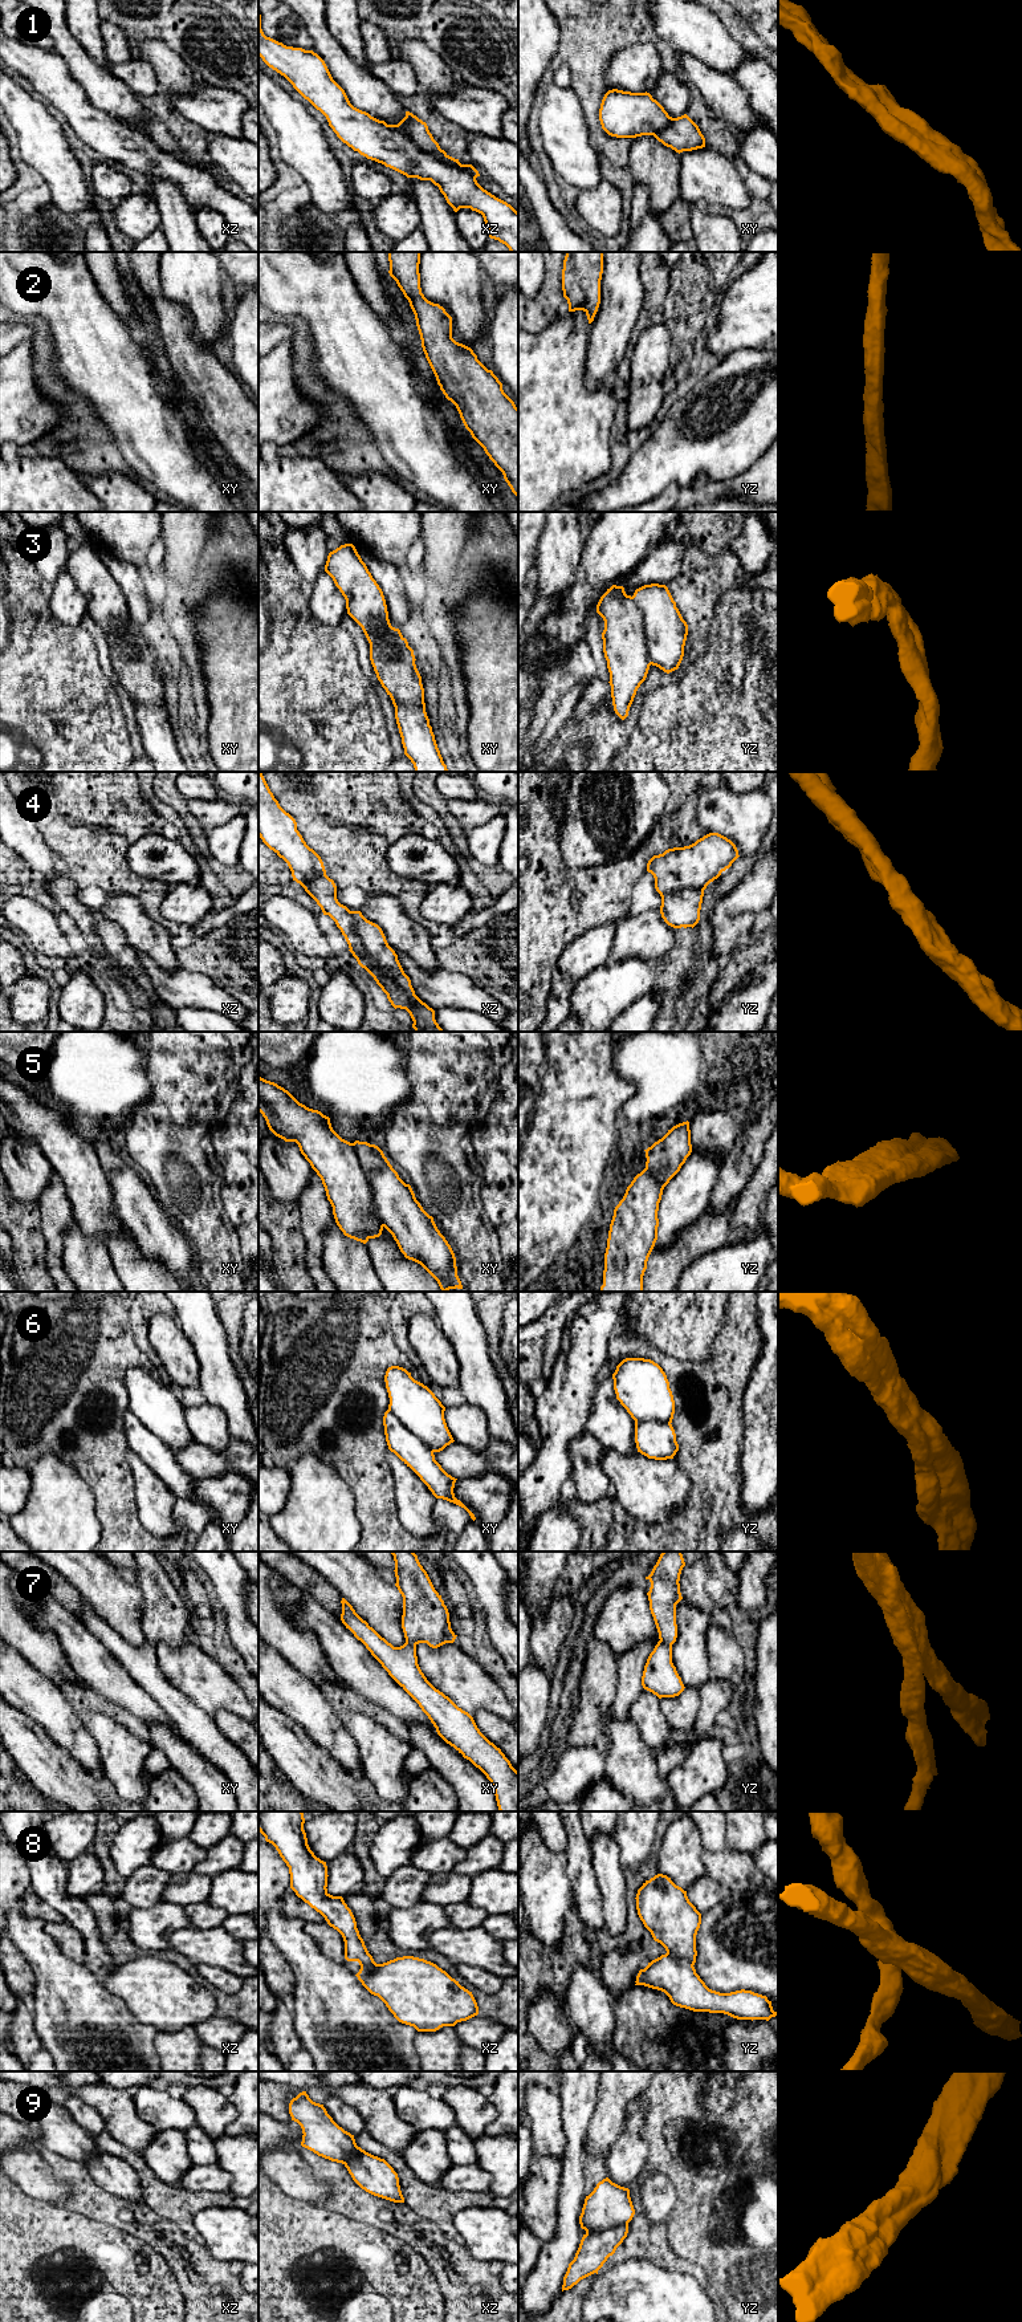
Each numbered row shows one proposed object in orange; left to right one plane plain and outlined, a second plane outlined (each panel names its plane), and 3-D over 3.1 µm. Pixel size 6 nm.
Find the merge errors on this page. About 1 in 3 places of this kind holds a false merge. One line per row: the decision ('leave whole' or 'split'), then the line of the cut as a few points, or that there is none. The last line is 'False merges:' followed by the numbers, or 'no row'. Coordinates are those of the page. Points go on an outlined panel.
1: leave whole; cut none
2: leave whole; cut none
3: leave whole; cut none
4: leave whole; cut none
5: split; cut xy (351, 1143), (373, 1191), (375, 1211), (383, 1225)
6: leave whole; cut none
7: split; cut yz (660, 1639), (671, 1646)
8: split; cut yz (667, 1952), (687, 1960), (692, 1965)
9: leave whole; cut none
False merges: 5, 7, 8

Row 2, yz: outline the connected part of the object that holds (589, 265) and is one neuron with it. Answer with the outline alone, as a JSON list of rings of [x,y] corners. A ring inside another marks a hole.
[[[566,252],[562,269],[562,290],[569,312],[583,310],[589,324],[600,304],[603,252]]]

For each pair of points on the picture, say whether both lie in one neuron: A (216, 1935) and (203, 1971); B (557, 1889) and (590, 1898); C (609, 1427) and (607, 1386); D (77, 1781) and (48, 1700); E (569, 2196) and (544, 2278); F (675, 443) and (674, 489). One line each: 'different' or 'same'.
A: different
B: different
C: same
D: different
E: same
F: different

